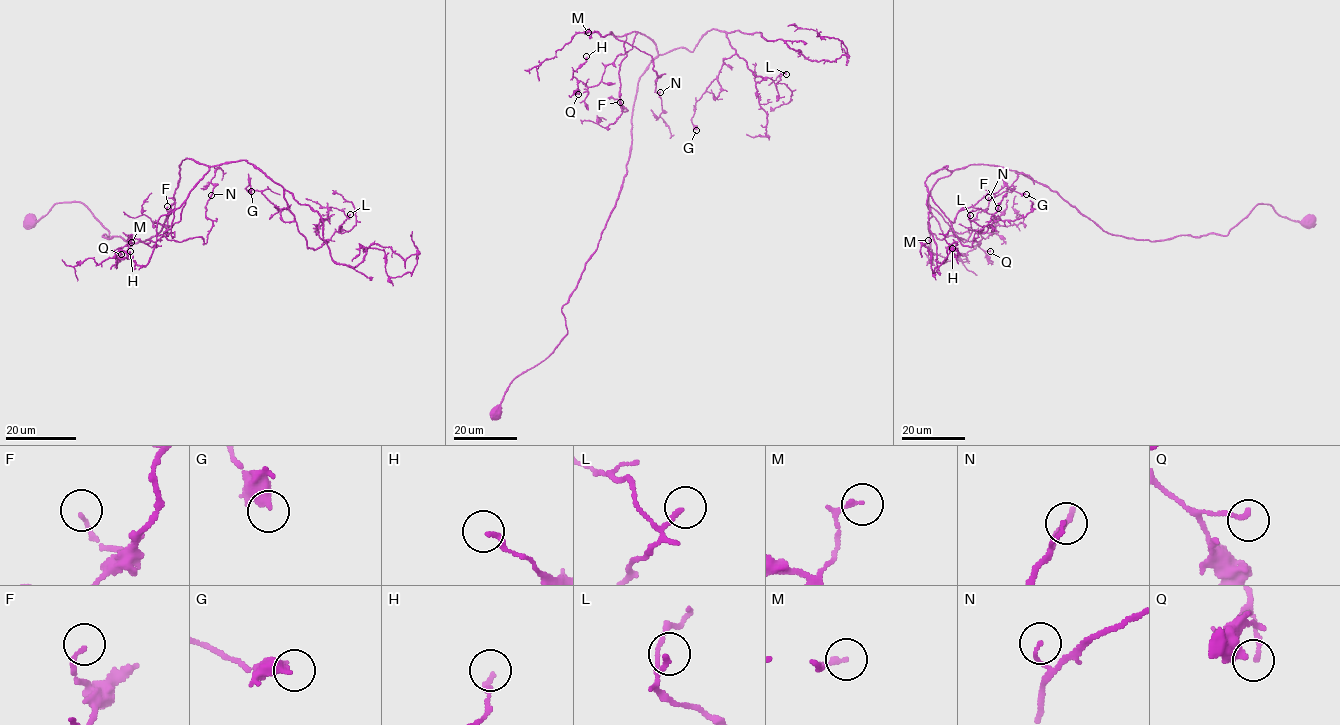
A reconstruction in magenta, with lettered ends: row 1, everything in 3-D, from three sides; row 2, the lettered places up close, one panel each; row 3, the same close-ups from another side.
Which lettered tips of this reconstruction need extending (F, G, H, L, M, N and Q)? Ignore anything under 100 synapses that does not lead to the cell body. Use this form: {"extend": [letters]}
{"extend": []}

